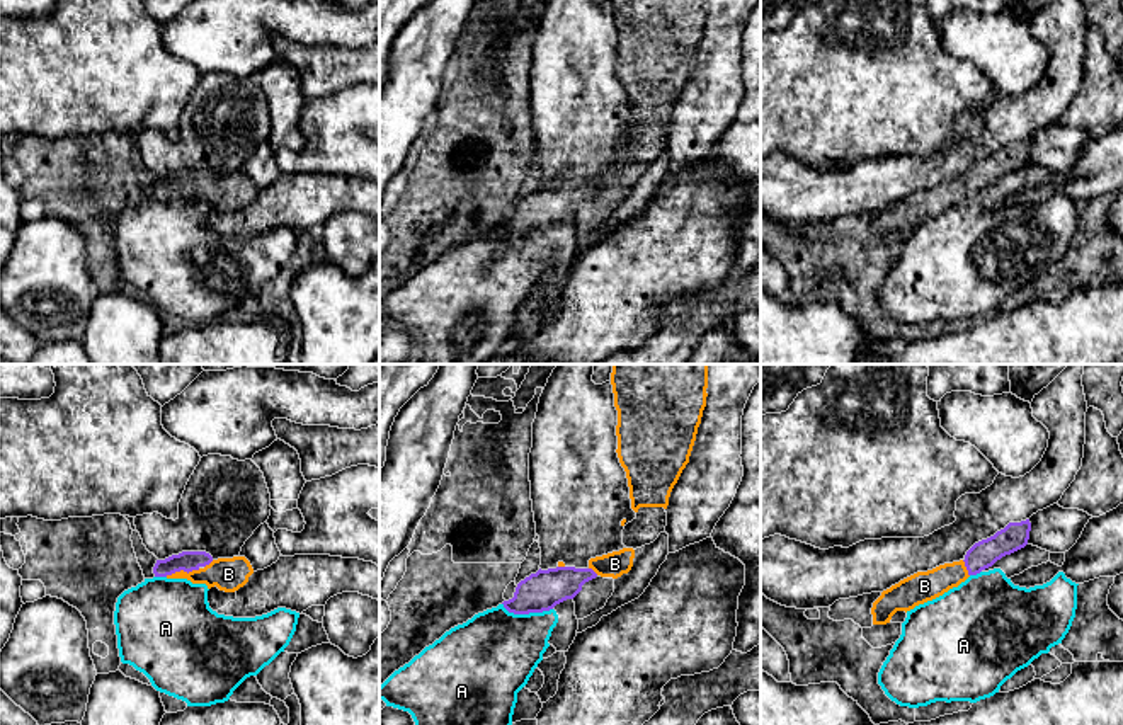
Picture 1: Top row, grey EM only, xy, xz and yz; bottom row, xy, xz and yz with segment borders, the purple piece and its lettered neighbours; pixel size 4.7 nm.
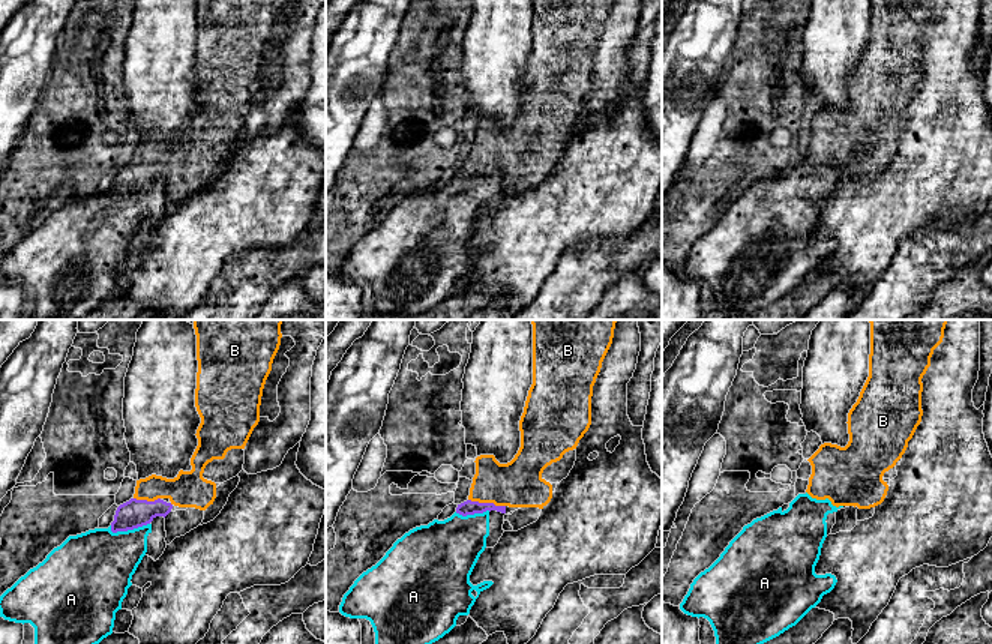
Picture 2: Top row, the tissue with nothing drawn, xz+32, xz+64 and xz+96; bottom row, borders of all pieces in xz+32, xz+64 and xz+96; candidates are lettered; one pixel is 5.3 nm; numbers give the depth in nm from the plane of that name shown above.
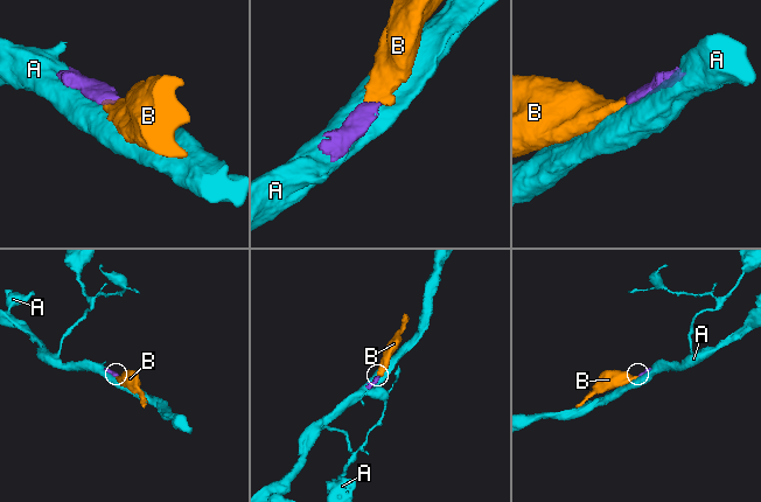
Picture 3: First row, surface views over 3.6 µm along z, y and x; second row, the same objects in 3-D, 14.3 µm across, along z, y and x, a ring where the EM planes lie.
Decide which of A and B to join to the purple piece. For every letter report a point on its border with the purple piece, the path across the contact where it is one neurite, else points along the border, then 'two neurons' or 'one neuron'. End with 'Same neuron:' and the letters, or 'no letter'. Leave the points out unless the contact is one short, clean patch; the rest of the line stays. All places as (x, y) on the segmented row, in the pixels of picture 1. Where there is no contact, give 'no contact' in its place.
A: contact xz (526, 613); two neurons
B: contact xy (182, 569); way xy (188, 560), (182, 569), (194, 574), (228, 574); one neuron
Same neuron: B

